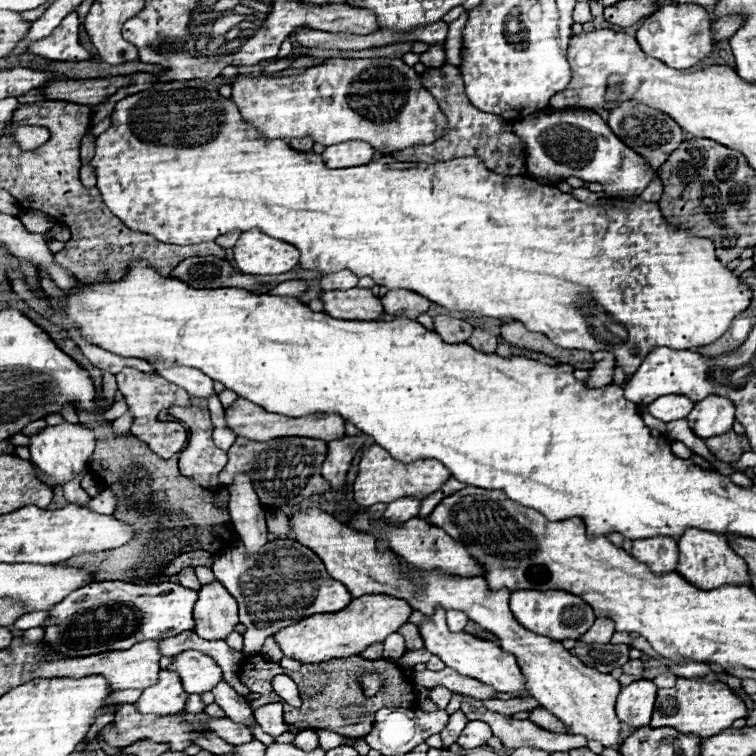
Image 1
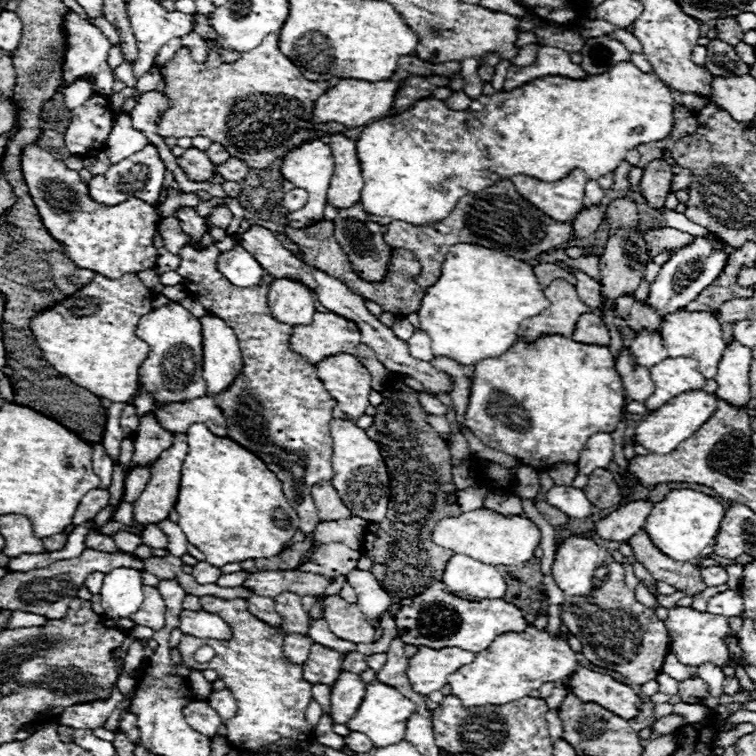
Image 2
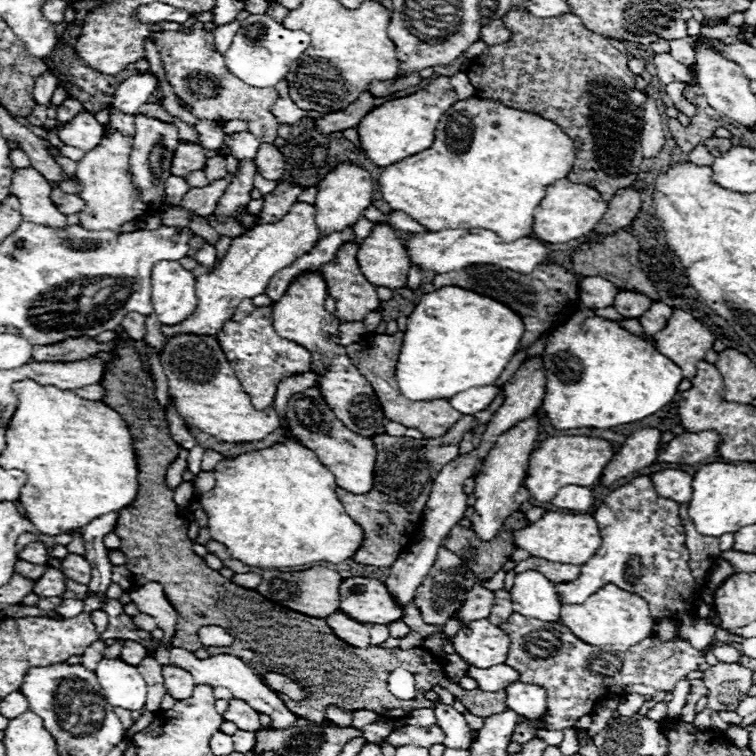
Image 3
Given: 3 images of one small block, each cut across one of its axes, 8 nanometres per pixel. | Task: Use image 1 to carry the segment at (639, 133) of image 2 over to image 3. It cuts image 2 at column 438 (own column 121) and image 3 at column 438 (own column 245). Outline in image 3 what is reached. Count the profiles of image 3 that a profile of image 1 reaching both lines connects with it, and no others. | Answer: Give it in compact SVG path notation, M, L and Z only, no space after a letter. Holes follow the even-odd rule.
M466 98L454 102L450 110L438 120L434 142L430 150L404 158L394 166L386 166L378 178L380 192L392 210L406 212L428 230L446 228L484 228L496 232L504 242L514 242L532 234L534 208L546 196L548 184L562 180L574 166L576 146L570 136L554 122L510 108L498 100Z

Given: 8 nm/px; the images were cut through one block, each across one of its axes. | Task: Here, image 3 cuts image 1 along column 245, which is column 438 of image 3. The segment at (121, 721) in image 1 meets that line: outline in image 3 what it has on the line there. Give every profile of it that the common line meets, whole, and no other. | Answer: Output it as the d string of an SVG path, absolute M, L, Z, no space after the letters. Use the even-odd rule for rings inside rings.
M438 724L430 728L422 726L402 726L394 730L388 738L384 738L392 746L402 746L402 744L414 744L414 746L424 746L430 748L432 744L444 744L444 734Z

